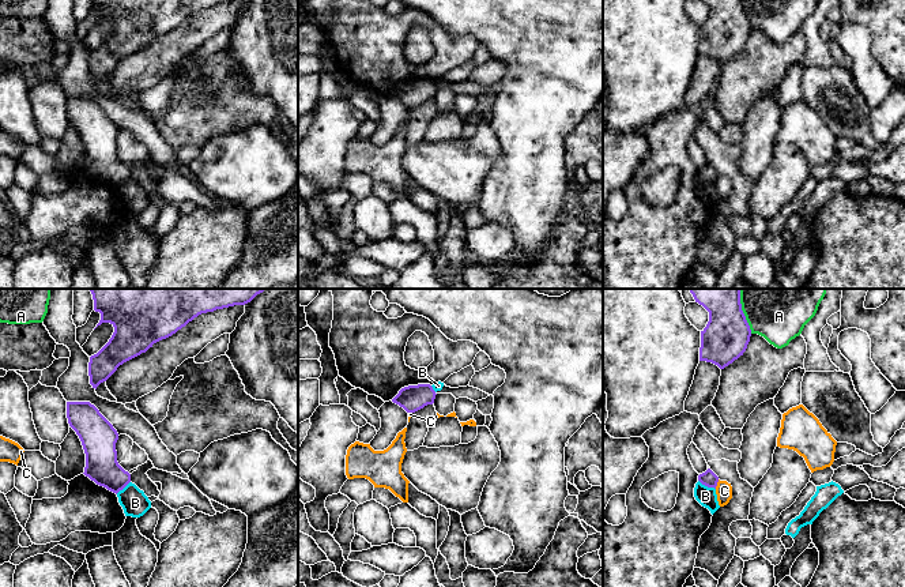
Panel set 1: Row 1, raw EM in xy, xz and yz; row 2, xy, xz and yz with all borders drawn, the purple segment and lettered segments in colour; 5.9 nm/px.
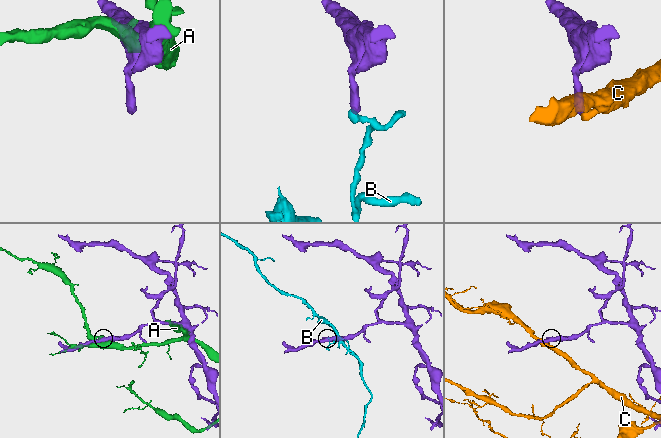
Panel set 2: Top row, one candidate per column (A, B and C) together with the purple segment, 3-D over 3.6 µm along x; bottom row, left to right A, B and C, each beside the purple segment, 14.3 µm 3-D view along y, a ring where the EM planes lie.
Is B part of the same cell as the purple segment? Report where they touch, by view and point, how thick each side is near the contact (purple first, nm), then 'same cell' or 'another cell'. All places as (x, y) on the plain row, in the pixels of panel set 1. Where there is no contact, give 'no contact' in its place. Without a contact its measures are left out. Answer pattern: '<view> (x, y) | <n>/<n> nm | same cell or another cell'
yz (706, 180) | 90/110 nm | another cell

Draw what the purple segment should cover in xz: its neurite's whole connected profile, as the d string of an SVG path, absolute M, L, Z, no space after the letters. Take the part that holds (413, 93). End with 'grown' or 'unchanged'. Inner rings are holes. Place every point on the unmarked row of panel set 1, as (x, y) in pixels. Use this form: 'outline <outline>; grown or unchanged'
outline M430 79L408 80L401 83L392 97L407 108L415 108L427 99L433 99L435 90Z; unchanged

